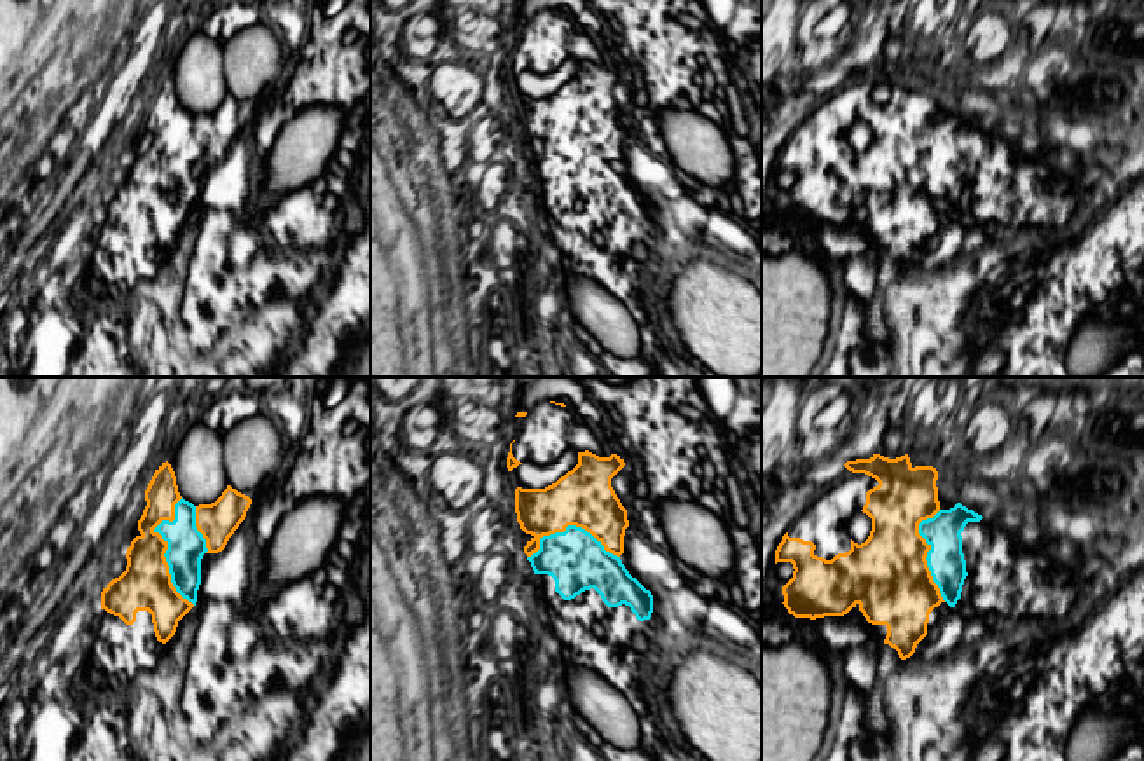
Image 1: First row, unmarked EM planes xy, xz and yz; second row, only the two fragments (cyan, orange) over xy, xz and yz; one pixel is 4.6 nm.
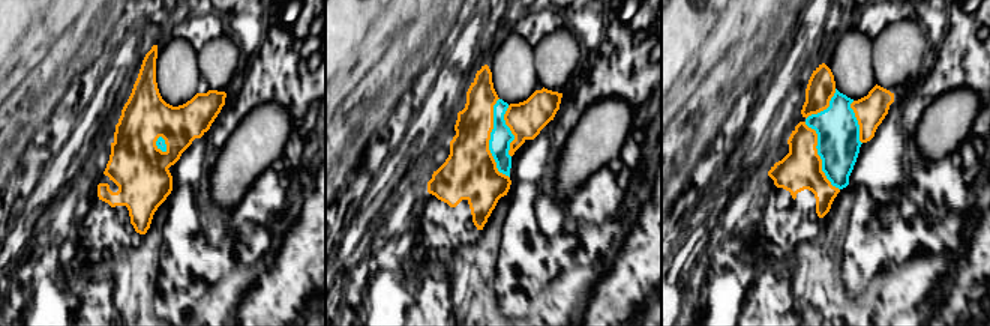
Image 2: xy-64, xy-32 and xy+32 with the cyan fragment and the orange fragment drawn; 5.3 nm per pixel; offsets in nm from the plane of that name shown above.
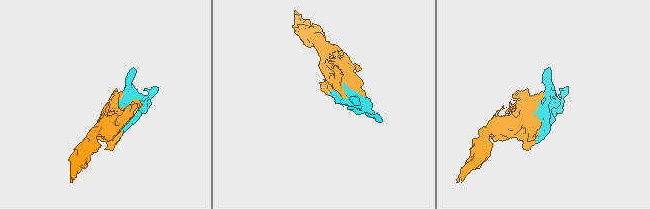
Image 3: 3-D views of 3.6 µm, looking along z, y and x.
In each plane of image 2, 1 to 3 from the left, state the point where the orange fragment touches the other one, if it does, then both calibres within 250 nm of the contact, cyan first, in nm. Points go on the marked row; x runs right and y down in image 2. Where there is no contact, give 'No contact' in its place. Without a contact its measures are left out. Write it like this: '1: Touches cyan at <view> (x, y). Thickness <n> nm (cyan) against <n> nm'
1: Touches cyan at xy-64 (165, 144). Thickness 50 nm (cyan) against 300 nm
2: Touches cyan at xy-32 (489, 140). Thickness 120 nm (cyan) against 280 nm
3: Touches cyan at xy+32 (819, 155). Thickness 220 nm (cyan) against 220 nm

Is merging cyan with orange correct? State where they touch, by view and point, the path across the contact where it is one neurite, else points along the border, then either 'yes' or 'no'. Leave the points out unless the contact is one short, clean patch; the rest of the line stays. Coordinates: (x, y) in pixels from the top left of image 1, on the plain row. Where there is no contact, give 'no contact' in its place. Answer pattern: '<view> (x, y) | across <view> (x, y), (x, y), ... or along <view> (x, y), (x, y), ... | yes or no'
xy (168, 157) | yes

